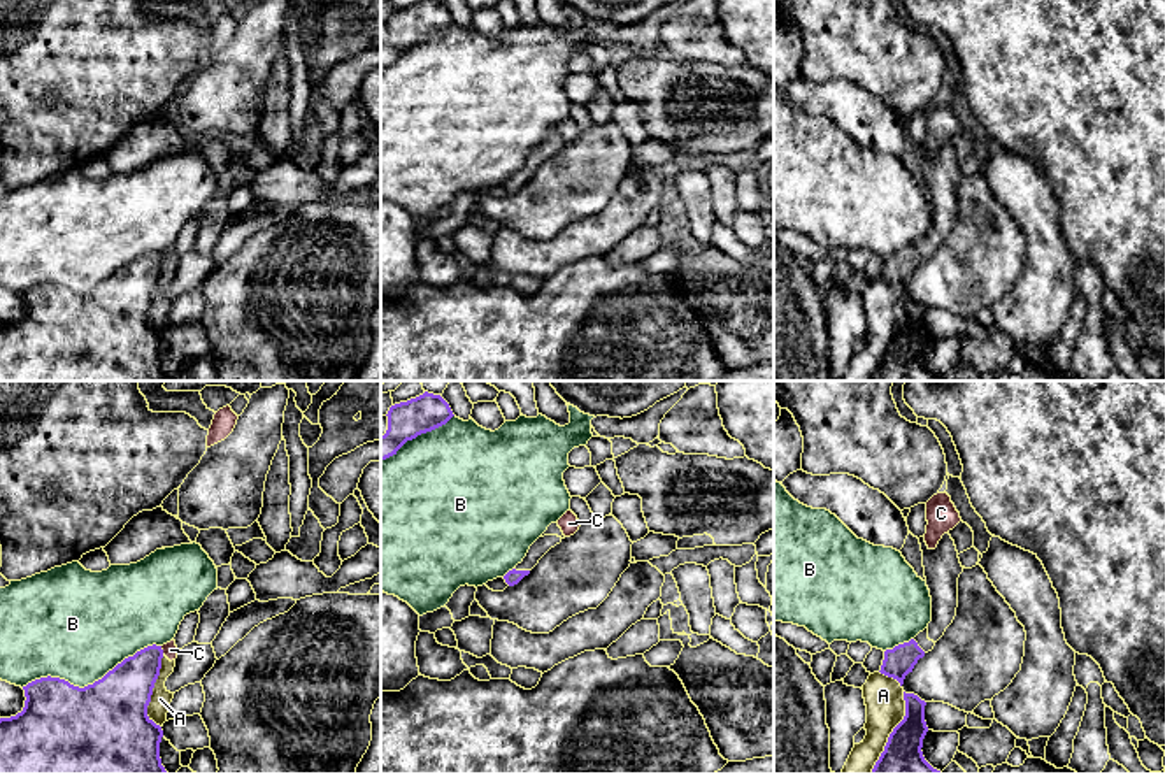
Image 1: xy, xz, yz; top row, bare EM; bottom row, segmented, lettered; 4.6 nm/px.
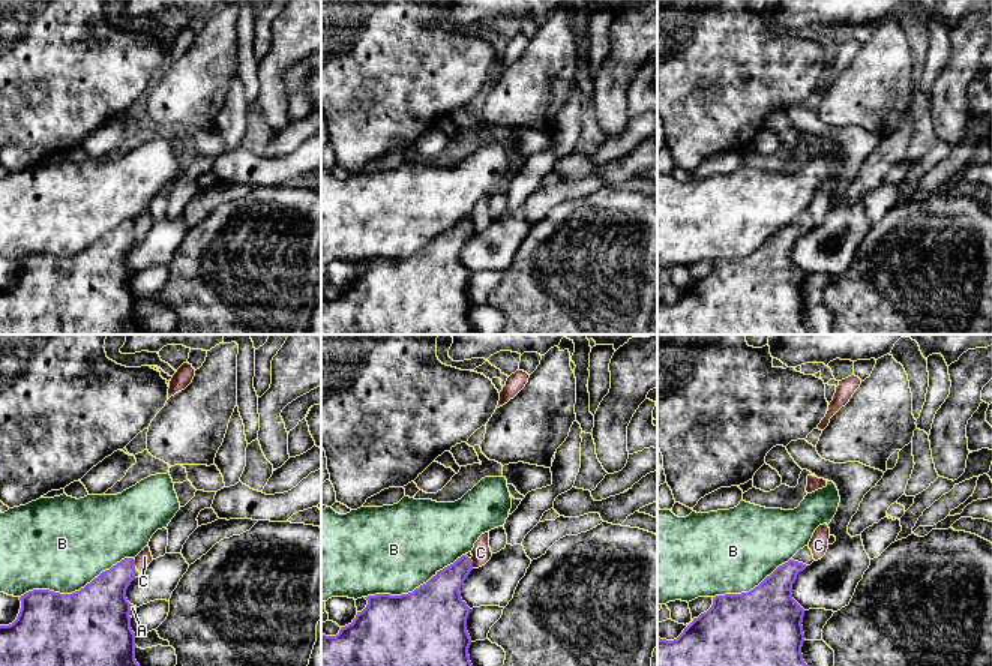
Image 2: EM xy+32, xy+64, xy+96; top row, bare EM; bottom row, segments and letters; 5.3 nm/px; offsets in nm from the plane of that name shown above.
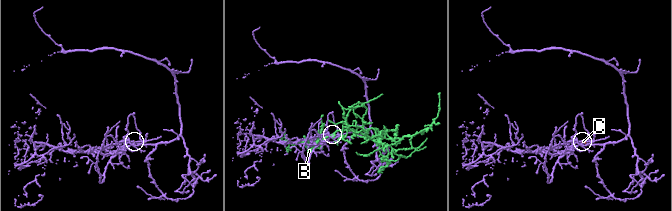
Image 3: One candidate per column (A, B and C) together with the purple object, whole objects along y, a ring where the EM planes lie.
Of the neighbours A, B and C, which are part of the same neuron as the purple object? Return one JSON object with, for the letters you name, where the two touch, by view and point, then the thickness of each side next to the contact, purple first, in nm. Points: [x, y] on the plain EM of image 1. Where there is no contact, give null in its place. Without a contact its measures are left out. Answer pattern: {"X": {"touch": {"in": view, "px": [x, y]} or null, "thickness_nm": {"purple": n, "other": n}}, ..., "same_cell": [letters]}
{"same_cell": []}

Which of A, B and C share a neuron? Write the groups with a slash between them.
A C / B

